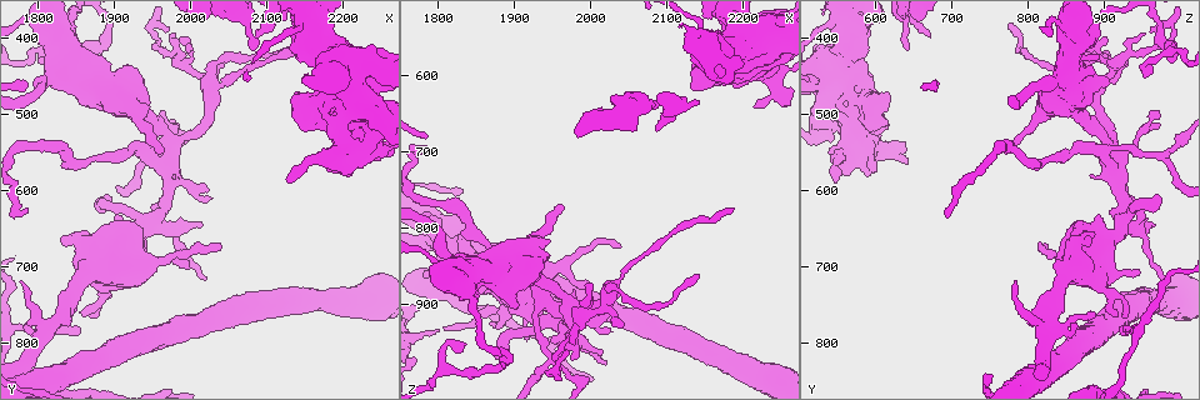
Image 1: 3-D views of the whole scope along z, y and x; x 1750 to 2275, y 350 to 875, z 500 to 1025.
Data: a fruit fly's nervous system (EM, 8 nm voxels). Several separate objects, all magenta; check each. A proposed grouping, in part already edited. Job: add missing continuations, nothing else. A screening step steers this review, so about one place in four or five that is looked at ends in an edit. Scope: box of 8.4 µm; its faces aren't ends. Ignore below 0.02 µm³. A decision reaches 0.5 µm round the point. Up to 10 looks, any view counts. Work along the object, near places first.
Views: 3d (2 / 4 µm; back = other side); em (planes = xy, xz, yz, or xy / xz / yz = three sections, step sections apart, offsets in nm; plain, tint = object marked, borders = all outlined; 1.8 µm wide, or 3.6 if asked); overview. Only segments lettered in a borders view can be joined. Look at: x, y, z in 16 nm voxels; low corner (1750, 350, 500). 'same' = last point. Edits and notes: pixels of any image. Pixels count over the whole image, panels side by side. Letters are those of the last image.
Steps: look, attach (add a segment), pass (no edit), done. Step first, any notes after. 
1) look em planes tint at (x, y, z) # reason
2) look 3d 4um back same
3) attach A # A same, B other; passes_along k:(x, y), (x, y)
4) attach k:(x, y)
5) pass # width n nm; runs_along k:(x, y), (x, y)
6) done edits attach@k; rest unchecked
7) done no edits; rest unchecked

look em xy step 16 tint at (2025, 470, 880) # sharp bend

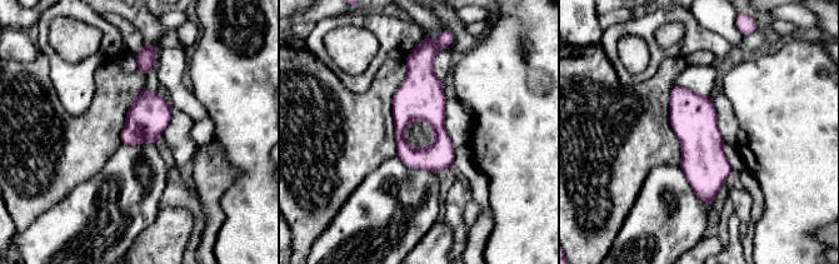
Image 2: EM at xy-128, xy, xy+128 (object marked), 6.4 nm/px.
look em planes borders same

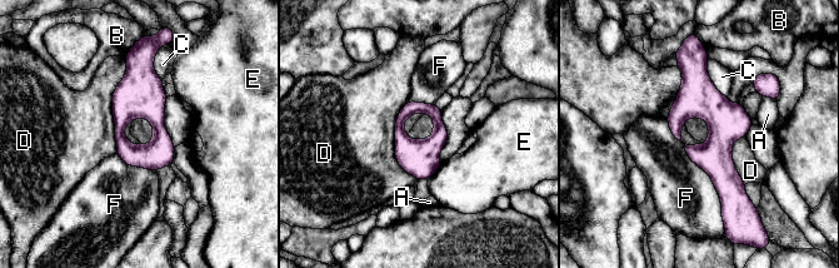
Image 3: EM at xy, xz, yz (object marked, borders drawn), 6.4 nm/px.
pass # longest_contact D 600 nm; A other, B other, C other, D other, E other, F other; no lettered segment goes on from it

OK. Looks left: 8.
look 3d 4um at (1940, 650, 925) # four or more arms meet

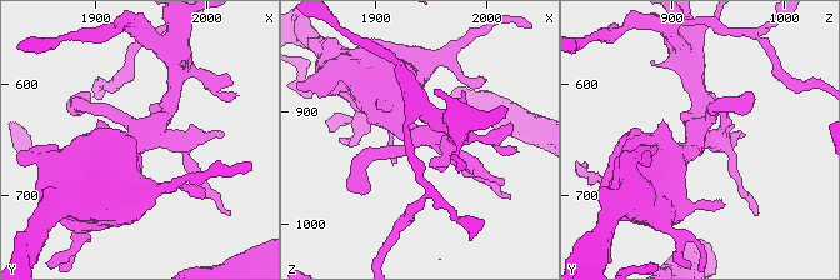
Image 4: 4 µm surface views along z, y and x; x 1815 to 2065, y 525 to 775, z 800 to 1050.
look em yz step 4 borders at (1940, 648, 924) # arms 4

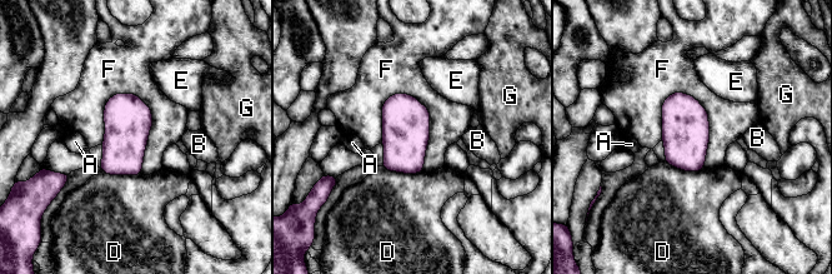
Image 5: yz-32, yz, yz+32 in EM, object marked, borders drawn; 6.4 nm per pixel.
pass # width 300 nm; A other, B other, D other, E other, F other, G other; none of them fits

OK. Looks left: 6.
look em xz step 8 borders at (1800, 785, 935) # branch stops here

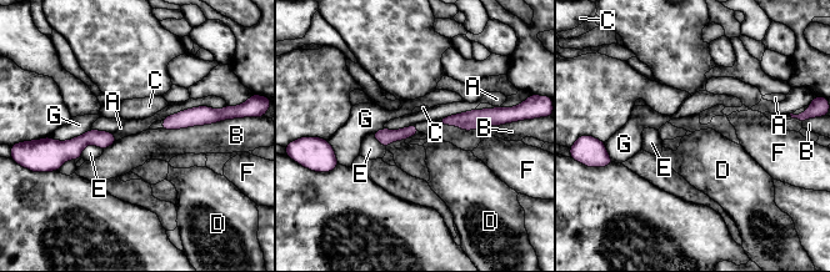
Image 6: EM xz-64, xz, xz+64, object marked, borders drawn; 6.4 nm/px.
pass # A other, B other, C other, D other, E other, F other, G other; border 6:(220, 120), (213, 124), (159, 129); none of them fits

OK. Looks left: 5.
look em planes plain at (2185, 575, 600) # free end

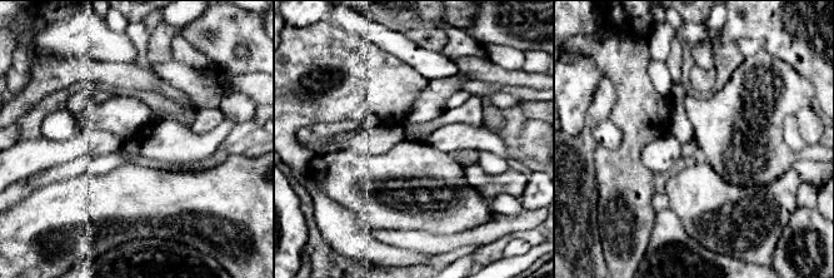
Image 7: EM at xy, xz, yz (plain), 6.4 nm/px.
look em planes borders same

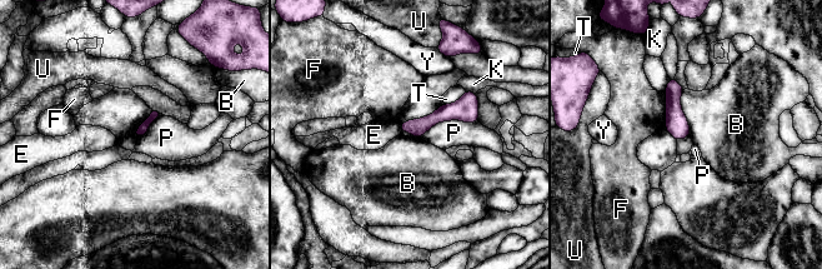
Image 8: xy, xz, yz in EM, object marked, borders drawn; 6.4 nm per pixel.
pass # longest_contact P 400 nm; B other, E other, F other, K other, P other, T other, U other, Y other; no lettered segment goes on from it

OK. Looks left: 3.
done no edits; rest unchecked

